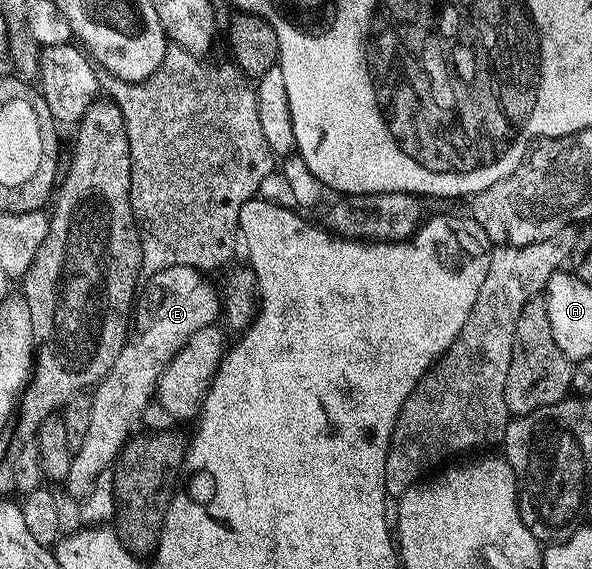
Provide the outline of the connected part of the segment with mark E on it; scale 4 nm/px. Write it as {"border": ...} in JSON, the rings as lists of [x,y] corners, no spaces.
{"border":[[[165,266],[153,277],[152,284],[145,291],[143,288],[134,311],[134,336],[125,343],[106,377],[91,392],[90,430],[73,454],[66,480],[70,494],[84,496],[97,475],[105,472],[117,460],[133,434],[132,426],[145,414],[155,394],[156,382],[174,353],[185,341],[194,337],[198,329],[213,326],[217,322],[216,318],[221,318],[217,288],[211,287],[204,279],[207,278],[195,267]]]}

